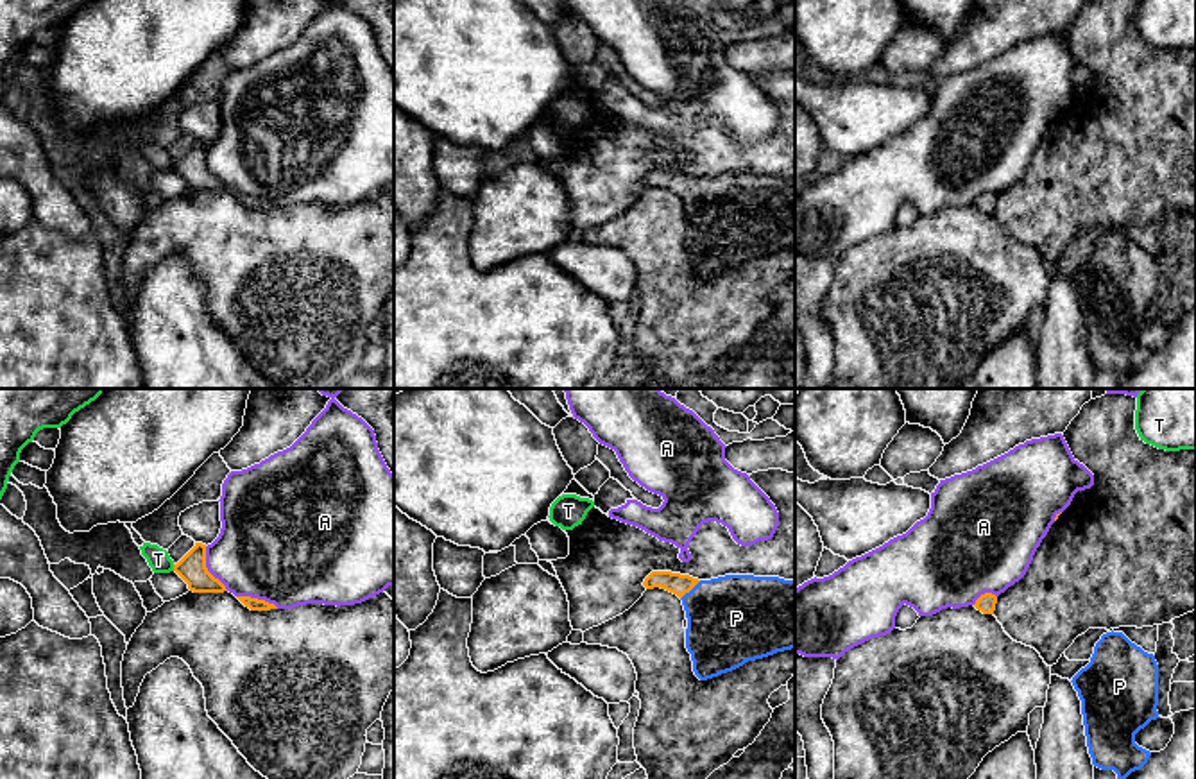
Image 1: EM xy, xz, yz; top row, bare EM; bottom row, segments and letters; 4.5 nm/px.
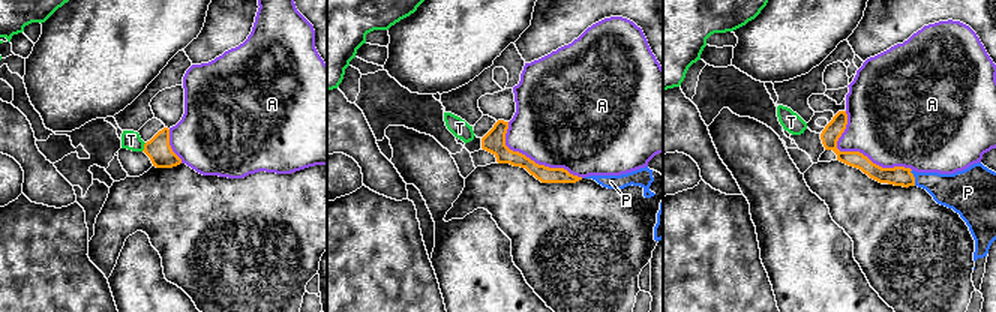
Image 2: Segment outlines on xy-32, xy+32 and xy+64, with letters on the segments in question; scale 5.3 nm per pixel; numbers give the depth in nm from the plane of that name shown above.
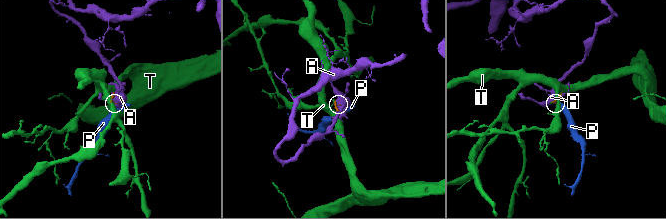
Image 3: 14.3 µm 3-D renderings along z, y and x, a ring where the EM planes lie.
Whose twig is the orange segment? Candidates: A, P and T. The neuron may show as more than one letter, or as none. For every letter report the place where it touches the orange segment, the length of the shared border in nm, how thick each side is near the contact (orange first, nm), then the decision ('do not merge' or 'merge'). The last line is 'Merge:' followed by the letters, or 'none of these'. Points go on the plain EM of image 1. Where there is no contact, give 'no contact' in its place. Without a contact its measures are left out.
A: xy (206, 167) | 220 nm | 130/400 nm | do not merge
P: xz (690, 188) | 130 nm | 100/400 nm | merge
T: xy (174, 167) | 30 nm | 130/100 nm | do not merge
Merge: P

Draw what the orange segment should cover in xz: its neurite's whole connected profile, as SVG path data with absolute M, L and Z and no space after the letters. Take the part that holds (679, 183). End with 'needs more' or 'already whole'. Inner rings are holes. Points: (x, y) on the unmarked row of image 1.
M652 170L643 184L666 188L682 199L686 247L700 279L795 247L795 179L754 174L698 179Z; needs more

